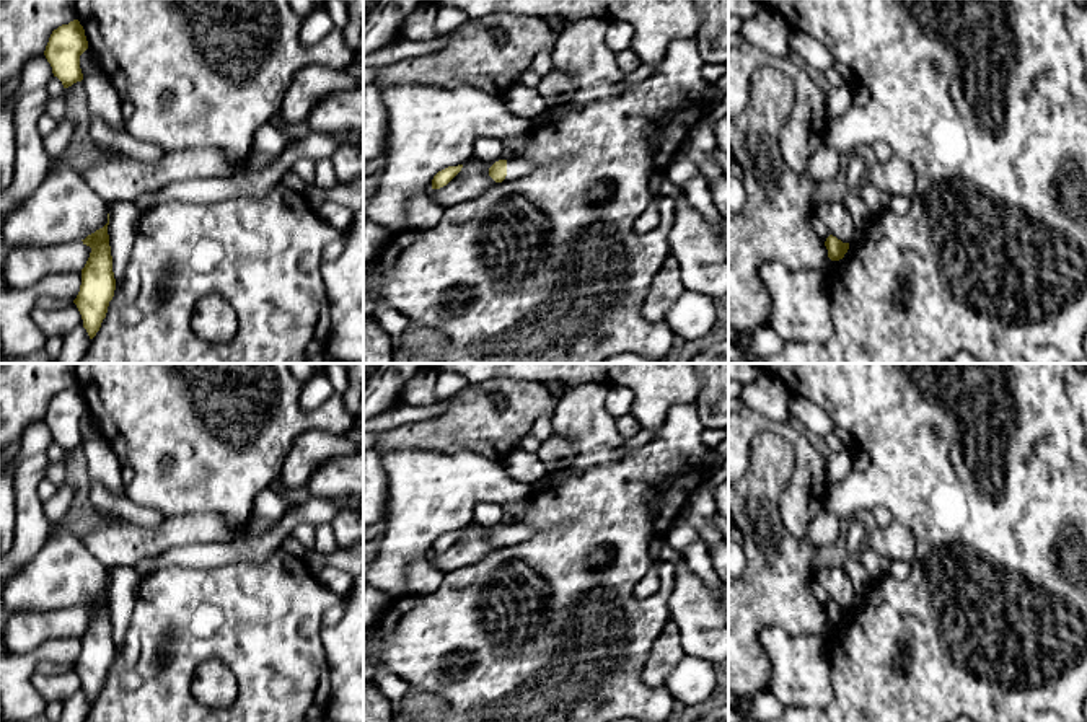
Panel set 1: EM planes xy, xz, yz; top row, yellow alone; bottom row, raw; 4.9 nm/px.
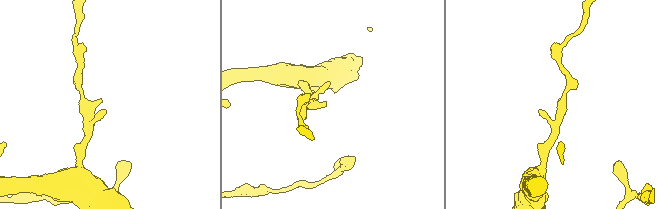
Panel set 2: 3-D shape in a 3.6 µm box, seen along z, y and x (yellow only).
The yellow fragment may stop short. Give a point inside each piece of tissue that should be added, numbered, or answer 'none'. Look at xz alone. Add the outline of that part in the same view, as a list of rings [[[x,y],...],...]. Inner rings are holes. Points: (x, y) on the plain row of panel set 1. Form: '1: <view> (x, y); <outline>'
1: xz (517, 532); [[[525,522],[507,525],[507,541],[504,546],[518,544],[535,535],[535,526]]]

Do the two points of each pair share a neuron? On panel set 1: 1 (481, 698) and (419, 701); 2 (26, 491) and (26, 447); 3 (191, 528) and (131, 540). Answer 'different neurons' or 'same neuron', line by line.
1: different neurons
2: different neurons
3: same neuron

